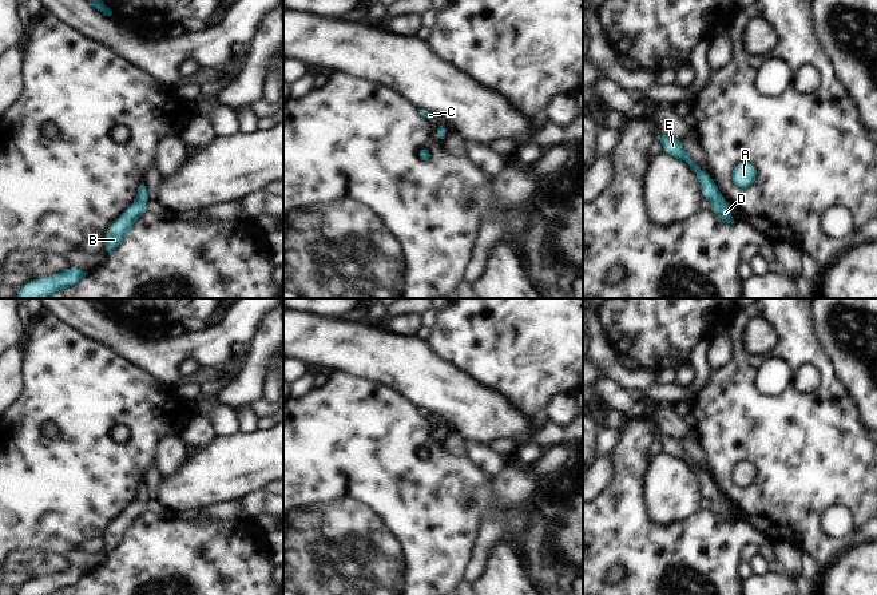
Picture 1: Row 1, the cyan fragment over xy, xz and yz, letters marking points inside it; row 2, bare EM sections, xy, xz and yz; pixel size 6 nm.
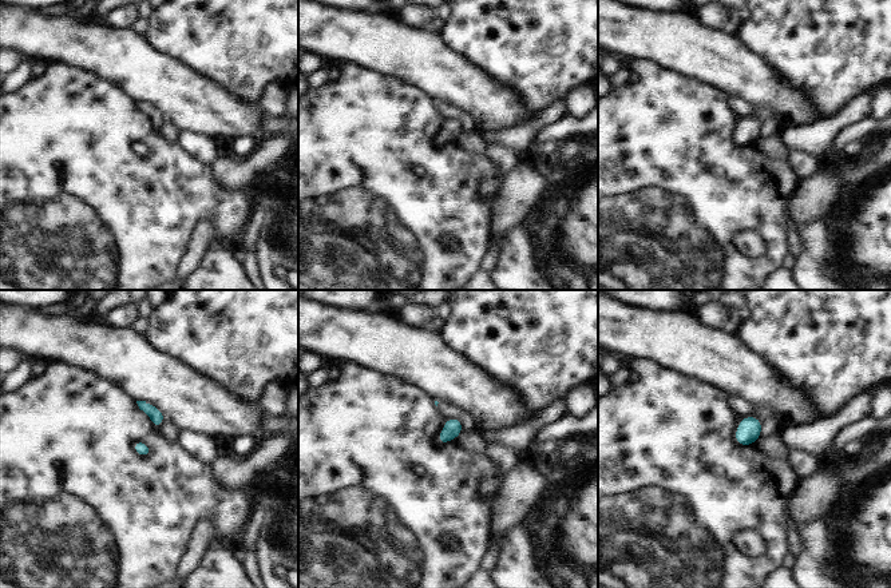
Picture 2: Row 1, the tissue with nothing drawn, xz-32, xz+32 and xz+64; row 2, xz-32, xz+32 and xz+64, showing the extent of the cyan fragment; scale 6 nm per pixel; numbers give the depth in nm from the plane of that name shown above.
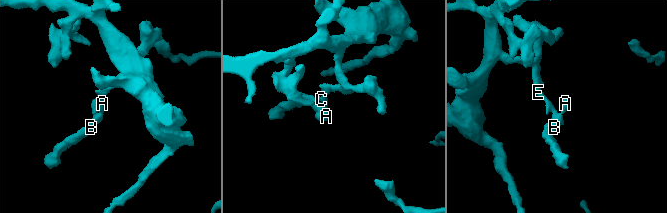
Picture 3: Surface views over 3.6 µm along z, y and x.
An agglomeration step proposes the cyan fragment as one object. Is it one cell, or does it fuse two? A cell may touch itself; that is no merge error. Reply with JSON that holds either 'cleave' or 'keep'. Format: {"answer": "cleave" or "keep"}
{"answer": "keep"}

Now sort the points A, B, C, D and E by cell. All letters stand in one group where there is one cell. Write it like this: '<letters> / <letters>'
A B C D E

